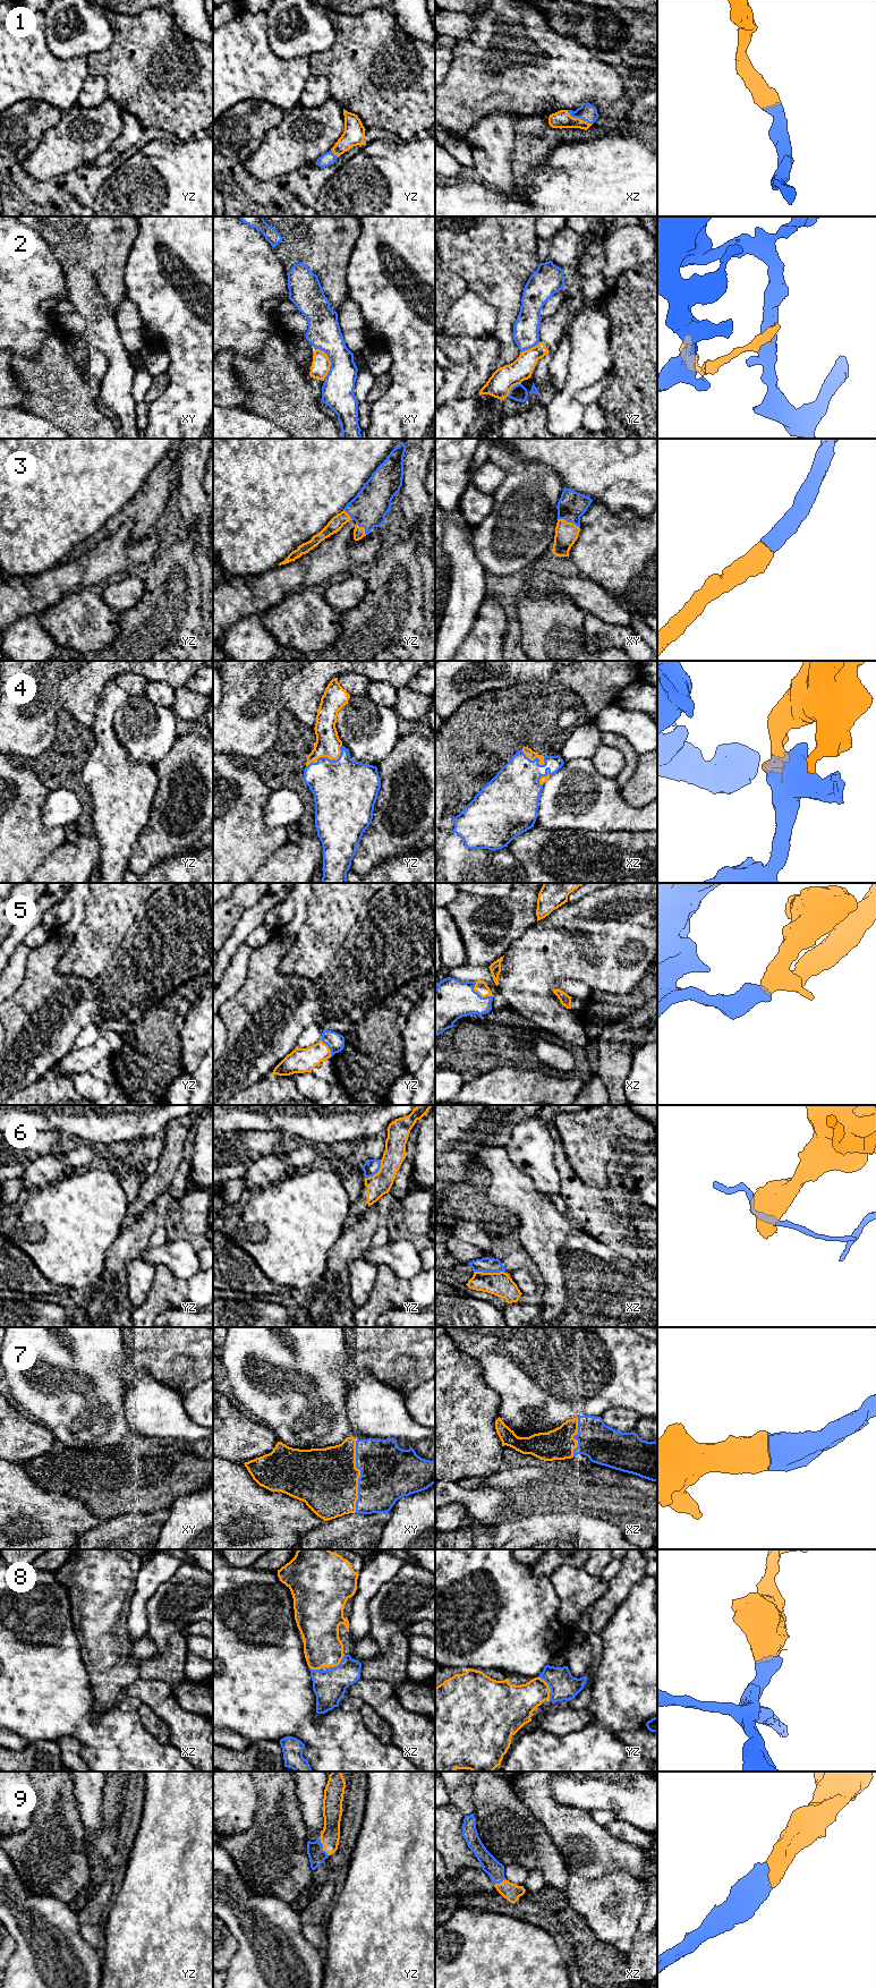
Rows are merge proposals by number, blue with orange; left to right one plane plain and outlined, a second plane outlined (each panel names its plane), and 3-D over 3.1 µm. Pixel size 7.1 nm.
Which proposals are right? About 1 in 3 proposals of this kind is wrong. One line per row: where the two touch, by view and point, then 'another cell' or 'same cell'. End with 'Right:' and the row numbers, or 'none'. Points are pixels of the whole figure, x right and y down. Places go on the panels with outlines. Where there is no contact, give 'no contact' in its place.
1: meets blue in xz at (579, 118); same cell
2: meets blue in xy at (331, 363); another cell
3: meets blue in xy at (569, 521); same cell
4: meets blue in yz at (328, 758); same cell
5: meets blue in xz at (478, 994); same cell
6: meets blue in xz at (488, 1272); another cell
7: meets blue in xy at (359, 1477); same cell
8: meets blue in yz at (550, 1688); same cell
9: meets blue in yz at (322, 1846); same cell
Right: 1, 3, 4, 5, 7, 8, 9

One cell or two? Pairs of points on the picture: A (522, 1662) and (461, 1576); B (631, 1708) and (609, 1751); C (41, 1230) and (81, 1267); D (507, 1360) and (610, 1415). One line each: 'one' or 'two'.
A: one
B: one
C: one
D: two

